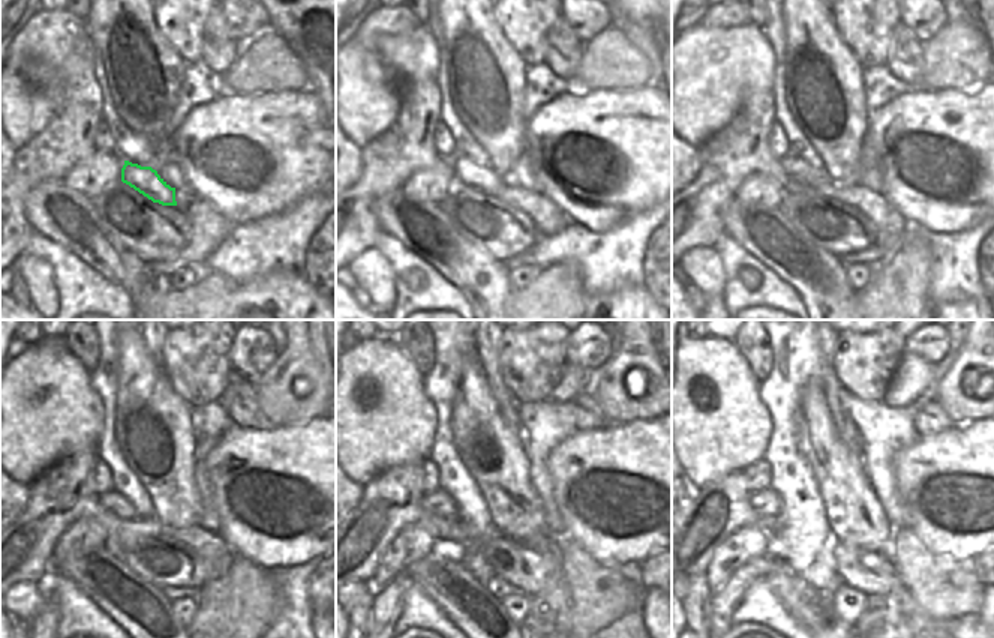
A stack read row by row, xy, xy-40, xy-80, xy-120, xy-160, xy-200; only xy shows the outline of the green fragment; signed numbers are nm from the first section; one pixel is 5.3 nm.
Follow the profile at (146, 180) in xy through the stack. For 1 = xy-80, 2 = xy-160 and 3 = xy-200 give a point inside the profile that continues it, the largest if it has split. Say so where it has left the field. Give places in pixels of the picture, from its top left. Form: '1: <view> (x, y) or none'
1: xy-80 (799, 170)
2: xy-160 (438, 502)
3: xy-200 (766, 503)

